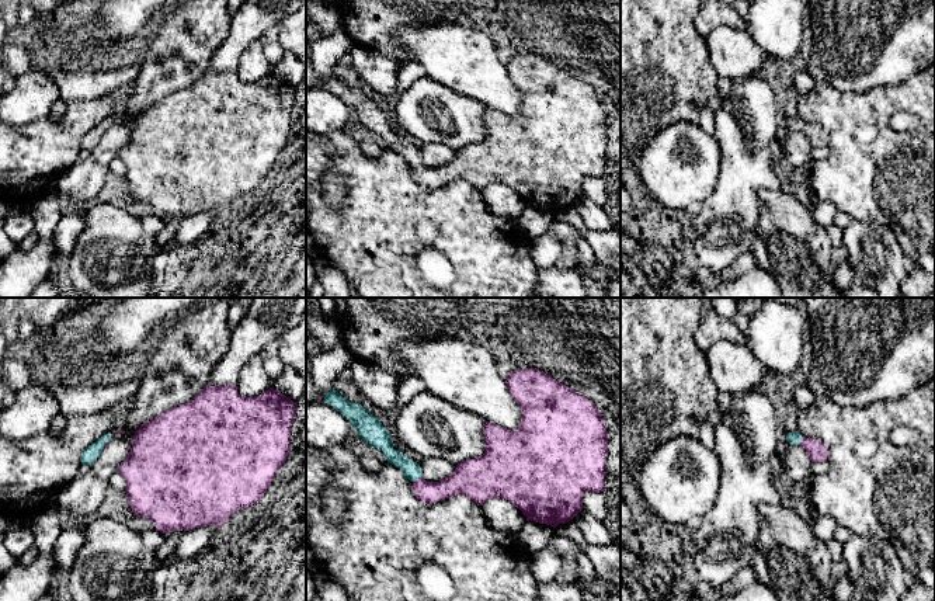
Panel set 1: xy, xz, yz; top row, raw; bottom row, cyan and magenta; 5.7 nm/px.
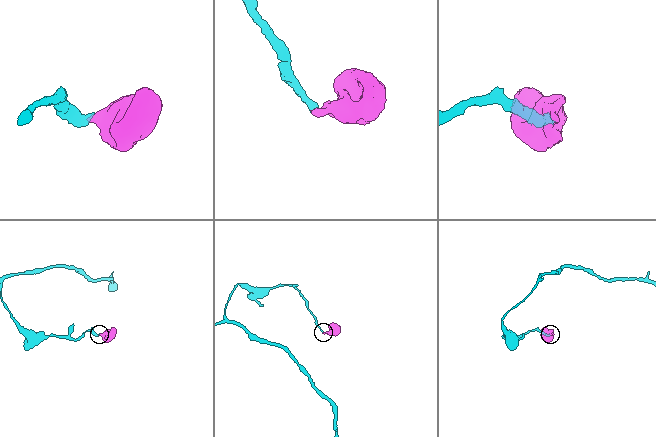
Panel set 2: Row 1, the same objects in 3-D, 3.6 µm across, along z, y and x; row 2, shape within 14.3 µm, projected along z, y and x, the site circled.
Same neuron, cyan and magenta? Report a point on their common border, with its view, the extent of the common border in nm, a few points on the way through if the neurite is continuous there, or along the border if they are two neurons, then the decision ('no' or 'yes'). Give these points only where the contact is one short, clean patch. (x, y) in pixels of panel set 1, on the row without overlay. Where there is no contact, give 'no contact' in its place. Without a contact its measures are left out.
contact xz (417, 163); length 70 nm; way xz (412, 155), (417, 163), (426, 173), (461, 167); yes

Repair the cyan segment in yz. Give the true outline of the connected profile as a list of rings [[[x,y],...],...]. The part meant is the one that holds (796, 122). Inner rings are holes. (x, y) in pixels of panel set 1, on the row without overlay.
[[[797,117],[788,119],[786,128],[802,131],[811,147],[823,147],[828,143],[828,135],[820,125],[806,124]]]

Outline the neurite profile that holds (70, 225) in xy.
[[[74,211],[63,213],[52,236],[58,257],[66,258],[72,254],[76,240],[83,229],[84,218],[80,212]]]

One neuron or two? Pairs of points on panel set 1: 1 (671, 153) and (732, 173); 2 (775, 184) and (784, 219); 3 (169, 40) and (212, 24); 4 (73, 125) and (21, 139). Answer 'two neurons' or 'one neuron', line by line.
1: two neurons
2: two neurons
3: one neuron
4: one neuron

